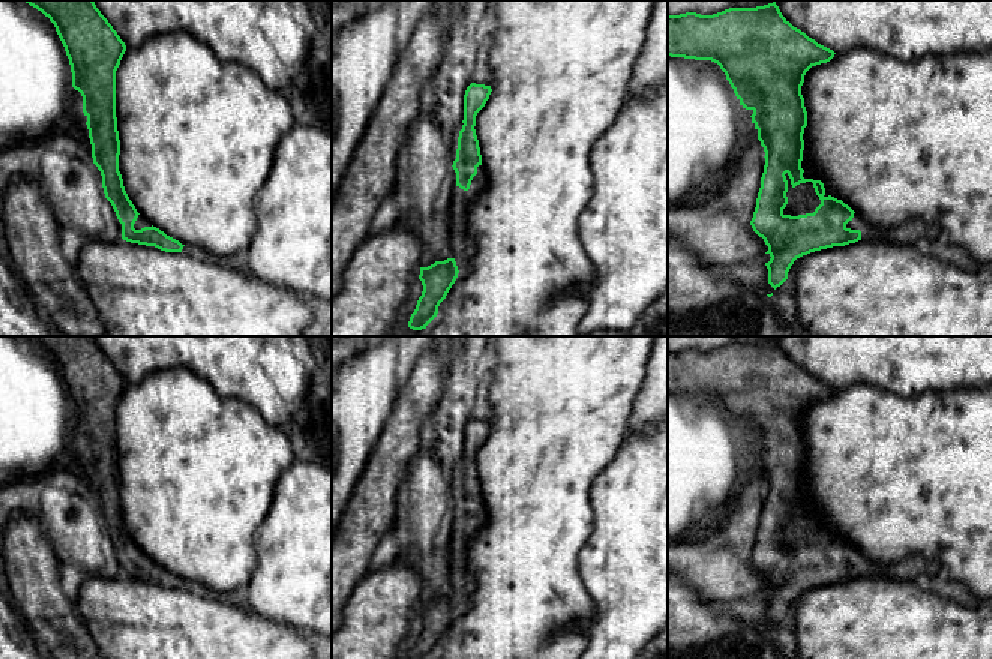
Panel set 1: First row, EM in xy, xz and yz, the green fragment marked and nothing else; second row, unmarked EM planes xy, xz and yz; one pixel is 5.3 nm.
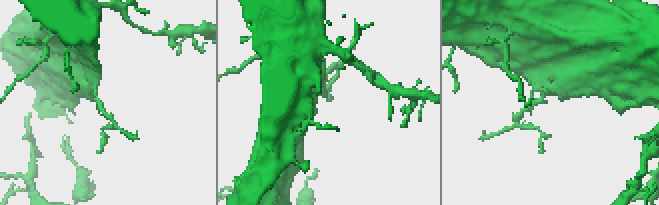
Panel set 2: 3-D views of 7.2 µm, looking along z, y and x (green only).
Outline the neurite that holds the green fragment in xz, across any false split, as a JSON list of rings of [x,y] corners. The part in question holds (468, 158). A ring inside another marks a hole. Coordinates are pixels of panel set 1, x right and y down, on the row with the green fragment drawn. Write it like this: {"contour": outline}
{"contour": [[[471,83],[464,95],[464,125],[452,165],[456,173],[453,201],[458,212],[479,197],[488,182],[474,126],[476,116],[485,107],[491,92],[491,86]]]}

